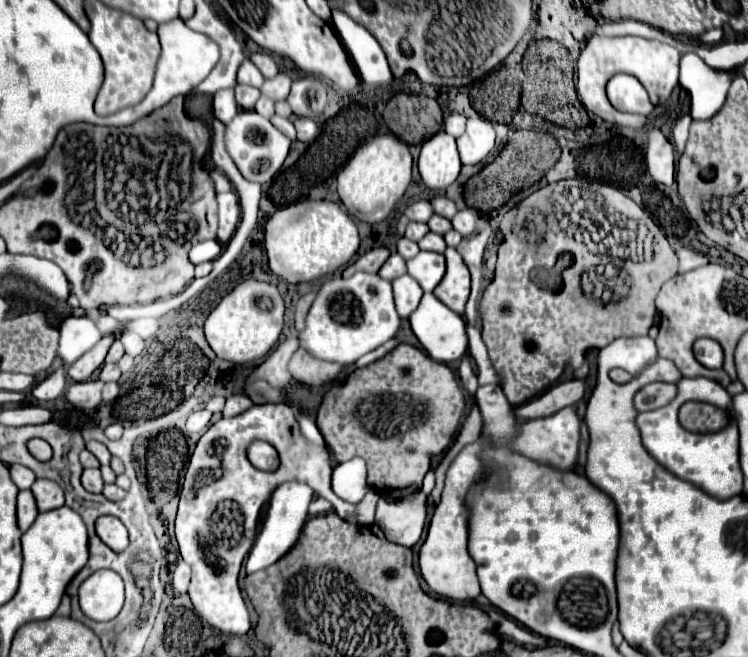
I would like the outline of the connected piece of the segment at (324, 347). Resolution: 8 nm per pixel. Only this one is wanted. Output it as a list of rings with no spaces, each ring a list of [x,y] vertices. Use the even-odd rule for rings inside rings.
[[[356,272],[350,278],[330,278],[322,284],[308,312],[306,328],[300,332],[300,346],[320,360],[354,364],[360,356],[396,336],[400,316],[394,308],[392,284],[378,274]]]

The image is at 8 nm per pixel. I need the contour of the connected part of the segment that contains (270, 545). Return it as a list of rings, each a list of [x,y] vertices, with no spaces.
[[[284,482],[274,490],[272,500],[270,500],[268,518],[266,518],[262,532],[258,534],[258,538],[250,550],[250,556],[246,560],[246,572],[248,574],[274,564],[296,544],[298,534],[300,534],[300,530],[308,518],[308,504],[312,502],[312,498],[314,498],[312,488],[308,484],[302,484],[302,482]]]

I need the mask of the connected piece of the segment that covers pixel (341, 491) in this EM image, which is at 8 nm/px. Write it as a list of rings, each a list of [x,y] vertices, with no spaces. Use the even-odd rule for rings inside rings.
[[[352,458],[334,468],[332,474],[332,490],[346,502],[360,502],[368,492],[366,484],[366,464],[362,458]]]

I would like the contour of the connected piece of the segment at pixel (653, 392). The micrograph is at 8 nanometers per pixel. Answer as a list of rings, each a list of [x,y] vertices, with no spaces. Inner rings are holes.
[[[654,382],[654,384],[644,386],[644,388],[636,394],[634,404],[636,404],[636,410],[638,410],[638,412],[644,412],[644,410],[656,410],[656,408],[666,406],[670,400],[674,400],[676,394],[678,394],[676,384]]]

